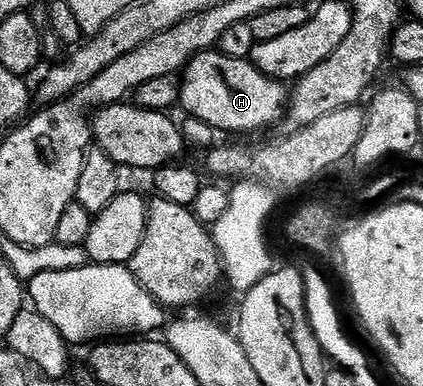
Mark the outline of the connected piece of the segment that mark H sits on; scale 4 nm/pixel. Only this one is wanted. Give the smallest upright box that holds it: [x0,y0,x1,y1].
[181,49,288,134]

